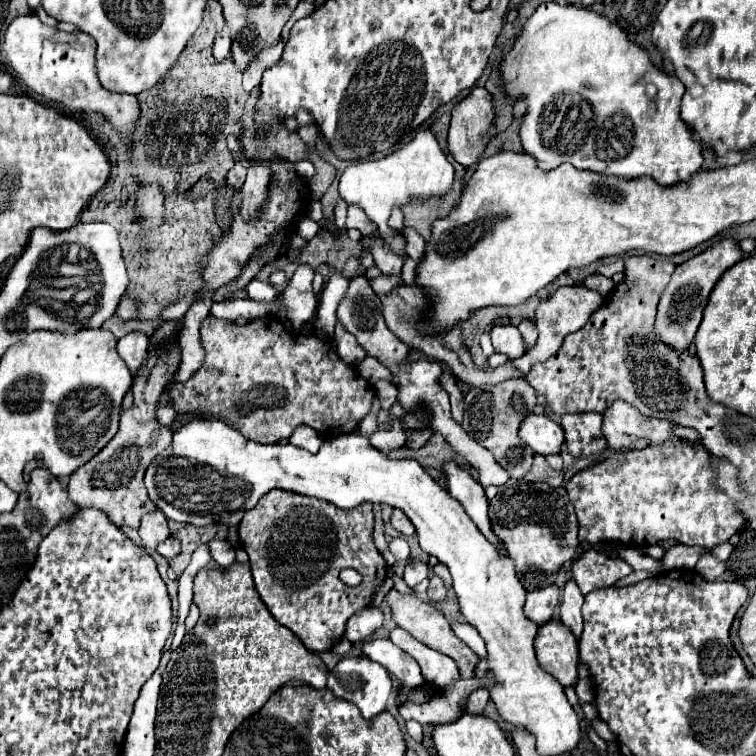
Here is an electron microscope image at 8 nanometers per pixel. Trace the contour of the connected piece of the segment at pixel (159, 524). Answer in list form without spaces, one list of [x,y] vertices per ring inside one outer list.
[[[156,509],[156,511],[142,517],[138,533],[140,533],[140,539],[142,539],[142,547],[146,551],[156,551],[156,547],[170,537],[168,519],[164,517],[164,513],[160,513]]]

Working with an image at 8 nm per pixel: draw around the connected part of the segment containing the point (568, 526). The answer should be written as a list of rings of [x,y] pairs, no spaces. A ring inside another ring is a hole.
[[[508,479],[490,501],[490,523],[514,559],[516,575],[526,591],[552,585],[562,563],[576,555],[578,521],[564,487],[552,489],[526,479]]]

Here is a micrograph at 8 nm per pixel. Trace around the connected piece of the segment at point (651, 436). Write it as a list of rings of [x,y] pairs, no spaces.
[[[616,401],[608,411],[604,411],[602,417],[602,433],[610,449],[620,453],[630,451],[632,443],[638,439],[648,439],[650,445],[658,445],[676,437],[676,425],[672,421],[650,419],[624,401]]]

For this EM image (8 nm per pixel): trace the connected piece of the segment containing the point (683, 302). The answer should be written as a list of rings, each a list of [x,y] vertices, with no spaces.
[[[724,239],[724,241],[712,245],[710,249],[702,251],[700,255],[696,255],[676,267],[676,271],[672,273],[670,285],[666,287],[666,291],[660,297],[658,315],[656,315],[656,323],[654,323],[654,333],[660,337],[660,341],[664,345],[674,349],[676,353],[686,351],[692,345],[712,287],[722,277],[722,273],[740,259],[742,259],[742,253],[740,253],[736,241]]]

